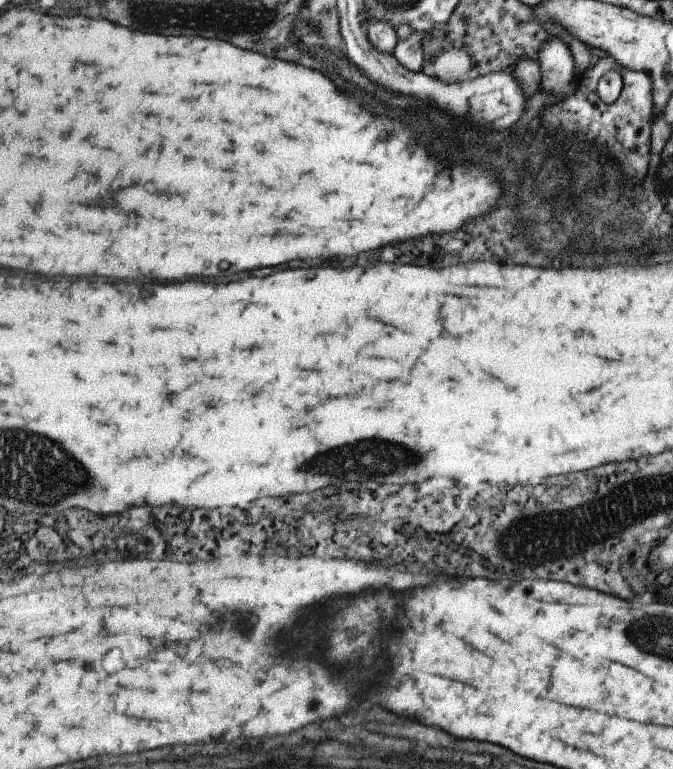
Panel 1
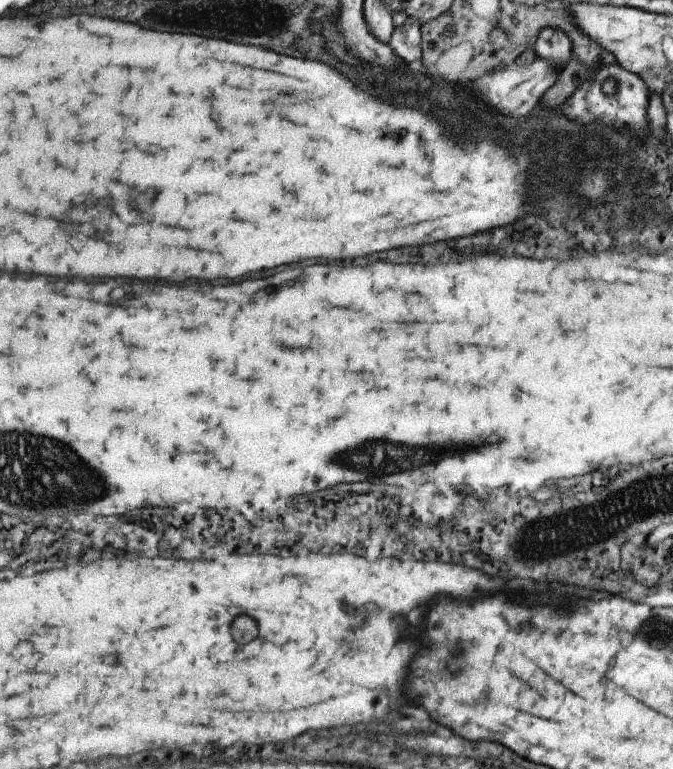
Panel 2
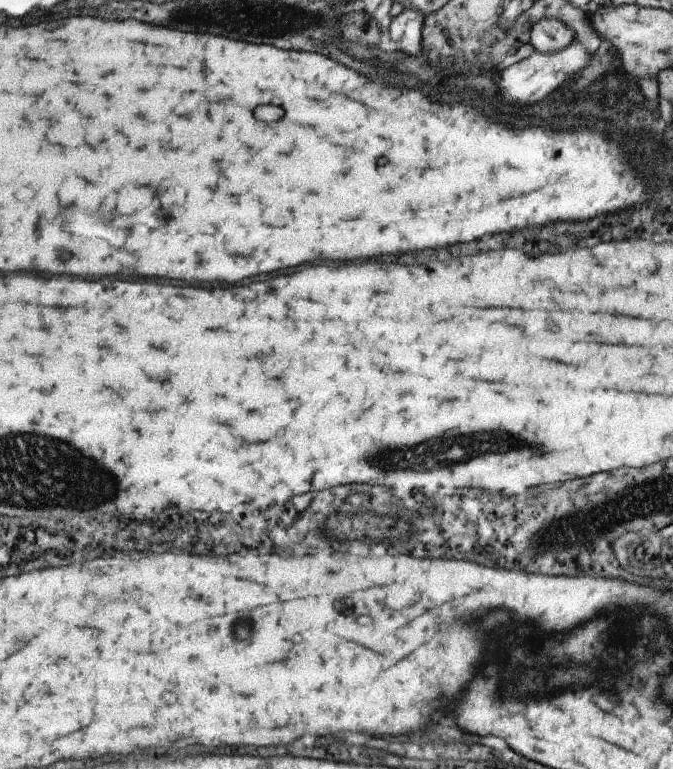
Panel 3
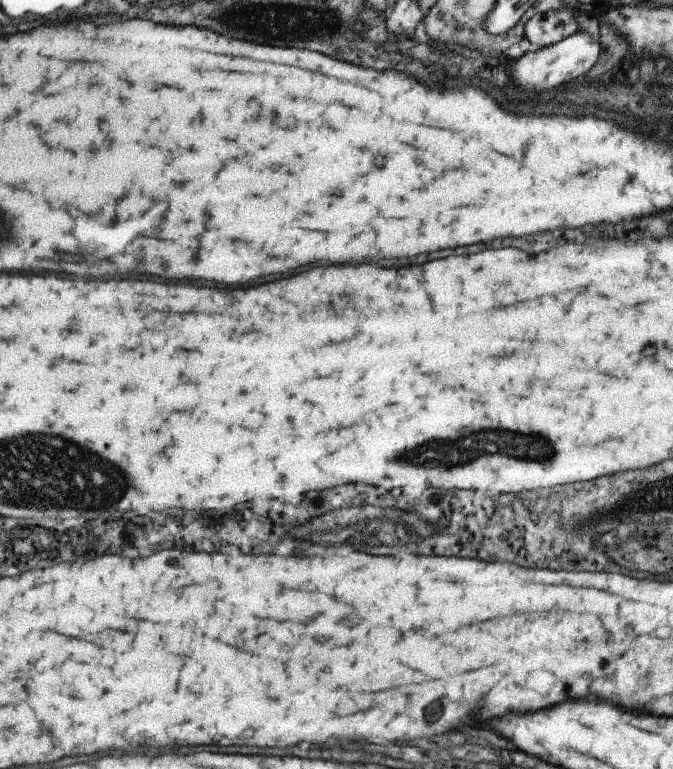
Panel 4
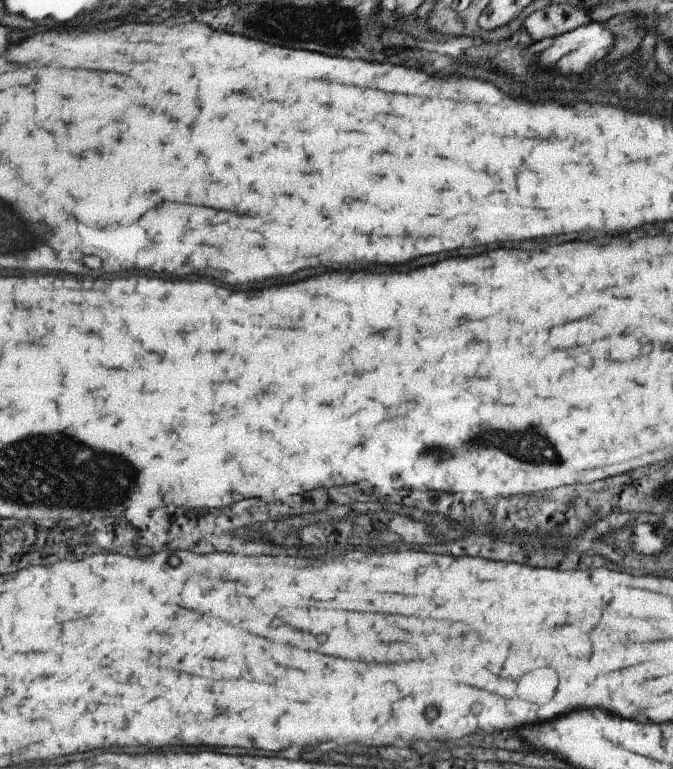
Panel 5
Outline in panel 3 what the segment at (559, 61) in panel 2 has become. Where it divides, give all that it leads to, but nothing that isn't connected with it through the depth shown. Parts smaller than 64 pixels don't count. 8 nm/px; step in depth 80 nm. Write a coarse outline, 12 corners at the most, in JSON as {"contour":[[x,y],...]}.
{"contour":[[541,18],[529,28],[538,53],[559,52],[573,30],[557,18]]}

